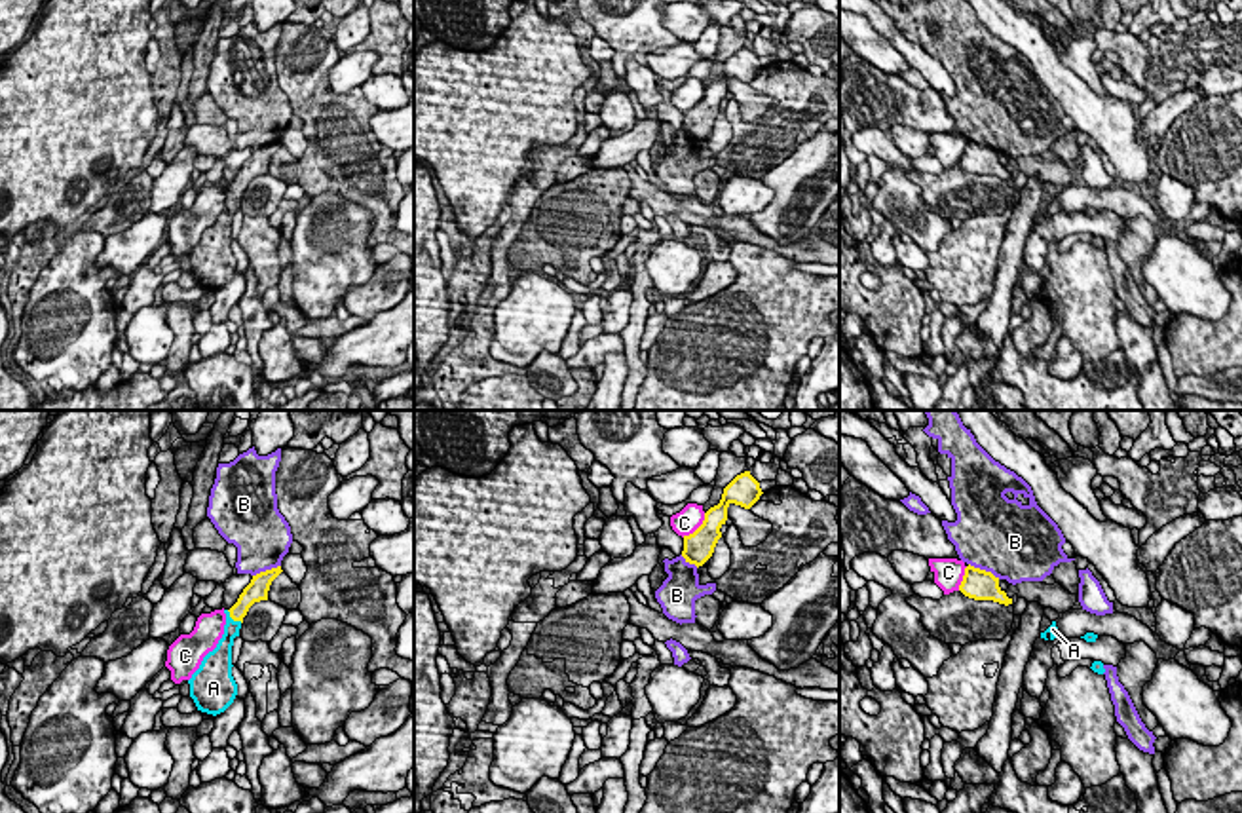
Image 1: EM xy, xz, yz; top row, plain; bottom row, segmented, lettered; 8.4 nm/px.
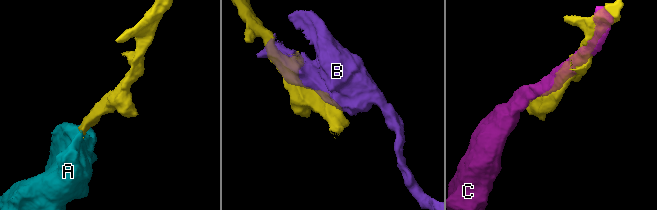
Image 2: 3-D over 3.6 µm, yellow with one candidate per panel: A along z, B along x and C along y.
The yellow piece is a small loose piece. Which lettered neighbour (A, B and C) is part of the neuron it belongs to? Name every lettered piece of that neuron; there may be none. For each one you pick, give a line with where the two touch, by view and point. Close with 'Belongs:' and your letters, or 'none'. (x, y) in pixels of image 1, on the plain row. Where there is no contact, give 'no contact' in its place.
A: xy (234, 194)
Belongs: A

